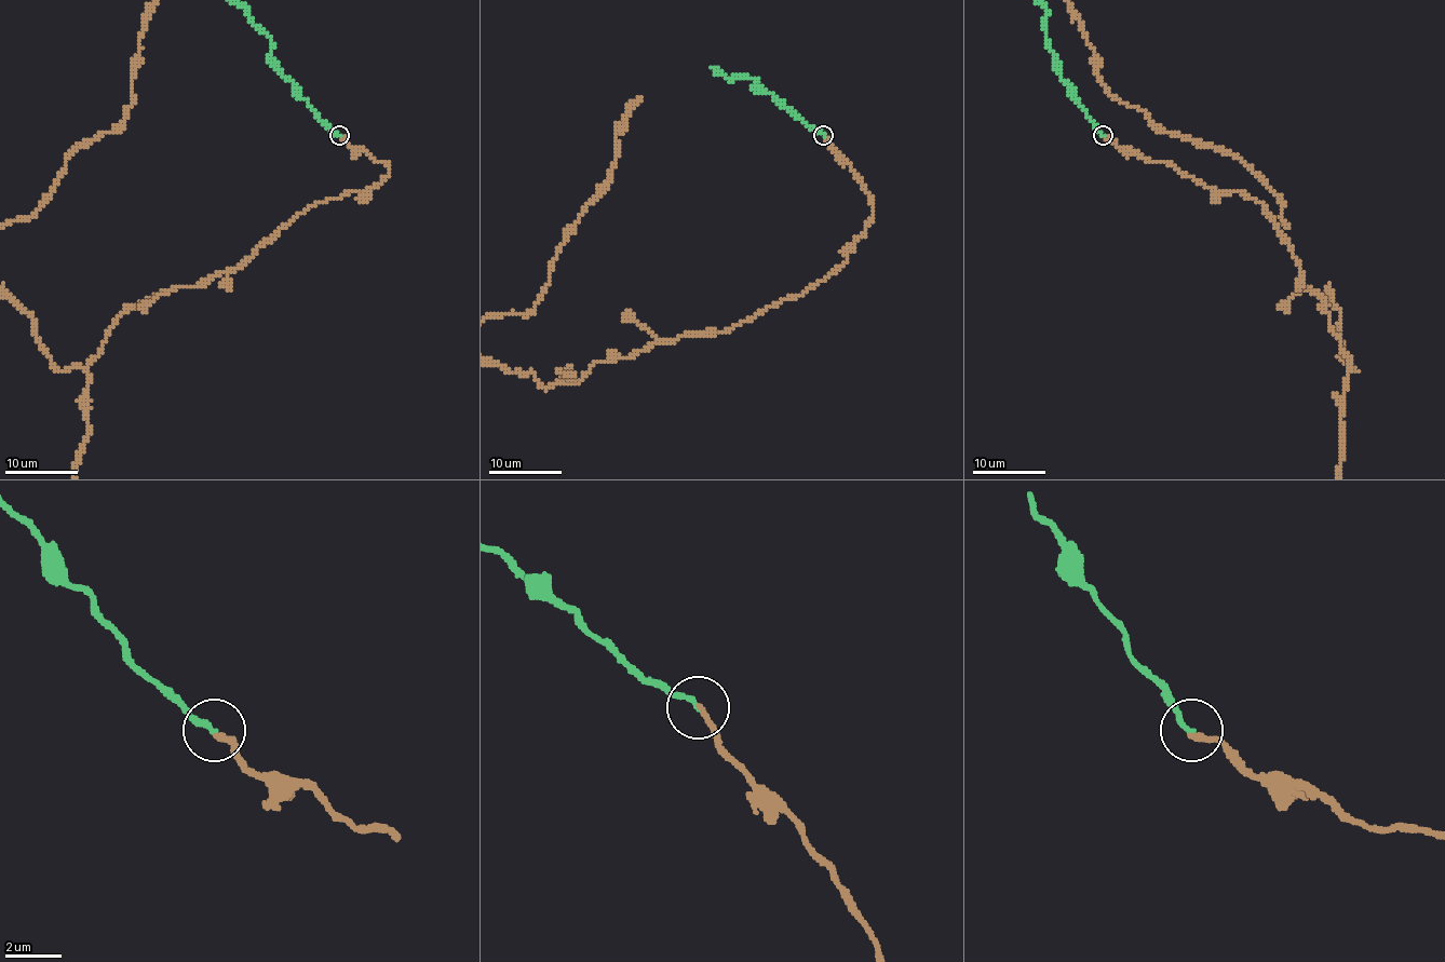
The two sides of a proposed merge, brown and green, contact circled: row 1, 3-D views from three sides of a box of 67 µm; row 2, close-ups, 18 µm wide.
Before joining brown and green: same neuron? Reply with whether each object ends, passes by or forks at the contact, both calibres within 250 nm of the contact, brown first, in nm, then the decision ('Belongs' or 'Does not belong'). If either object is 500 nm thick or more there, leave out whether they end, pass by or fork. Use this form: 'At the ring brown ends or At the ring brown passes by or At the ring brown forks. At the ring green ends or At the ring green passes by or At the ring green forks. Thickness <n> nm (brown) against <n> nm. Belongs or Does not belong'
At the ring brown ends. At the ring green ends. Thickness 190 nm (brown) against 180 nm. Belongs

